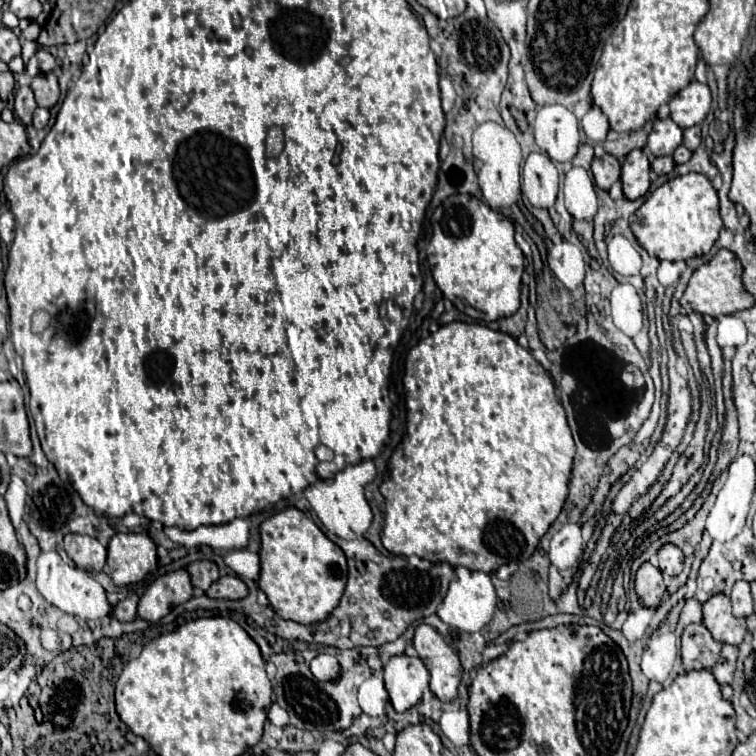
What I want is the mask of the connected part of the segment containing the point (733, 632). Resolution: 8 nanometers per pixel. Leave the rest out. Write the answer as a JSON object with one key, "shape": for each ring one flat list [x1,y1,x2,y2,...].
{"shape":[[723,593,713,595,703,605,703,625,709,629,717,643,741,645,747,629,745,619,737,619,731,613,731,599]]}

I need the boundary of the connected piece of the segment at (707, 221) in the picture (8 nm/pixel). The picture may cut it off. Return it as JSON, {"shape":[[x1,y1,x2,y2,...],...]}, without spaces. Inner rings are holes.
{"shape":[[687,173,655,189,637,209,631,221,631,229,639,245,651,257,665,261,687,261,701,257,717,241,721,225,723,221,719,217,717,191,701,173]]}

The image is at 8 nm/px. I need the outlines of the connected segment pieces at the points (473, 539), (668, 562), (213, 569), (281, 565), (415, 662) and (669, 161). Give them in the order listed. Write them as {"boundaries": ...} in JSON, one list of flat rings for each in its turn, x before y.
{"boundaries":[[[453,321,443,325,437,333,431,333,427,339,413,345,409,351,405,351,403,343,399,341,393,351,389,377,389,397,393,403,391,419,407,423,407,433,401,445,391,455,381,483,381,493,385,497,385,525,381,531,383,547,395,555,419,555,427,561,441,561,453,567,467,567,471,571,483,573,493,573,495,569,511,561,529,559,535,547,539,545,539,539,547,533,549,525,561,513,575,456,575,442,567,425,565,409,561,409,561,401,557,401,551,373,545,371,541,363,537,363,535,357,517,343,515,337,501,331,493,331,483,323]],[[663,545,657,553,657,559,659,559,659,569,663,575,667,577,677,577,683,569,683,553,679,547,675,545]],[[195,561,187,567,187,571,191,575,193,587,203,591,207,591,209,585,219,579,219,567,213,561]],[[297,507,261,523,261,577,259,587,267,593,273,611,303,625,323,621,337,605,347,583,347,559,341,549]],[[397,655,387,661,385,689,397,713,405,713,423,699,433,697,429,687,429,671,423,661,407,655]],[[657,157,653,163,651,163,651,169,655,171,655,175,667,175,675,169,675,163,673,163,673,157]]]}

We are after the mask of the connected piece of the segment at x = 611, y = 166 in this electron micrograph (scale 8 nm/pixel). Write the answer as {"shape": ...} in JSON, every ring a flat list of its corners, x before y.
{"shape":[[603,155,601,159,593,159,591,171,593,171,593,177,595,177,597,187,607,191,615,181,619,181,621,165,619,165,619,159,617,157]]}

